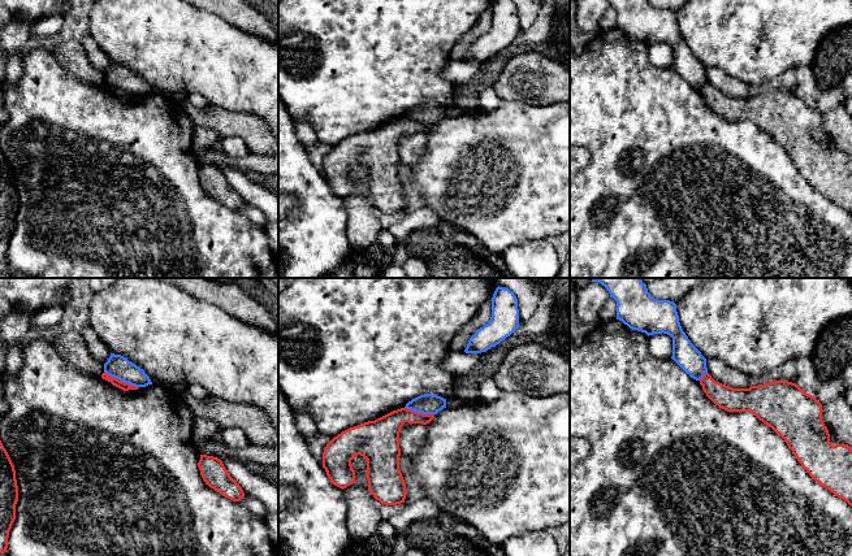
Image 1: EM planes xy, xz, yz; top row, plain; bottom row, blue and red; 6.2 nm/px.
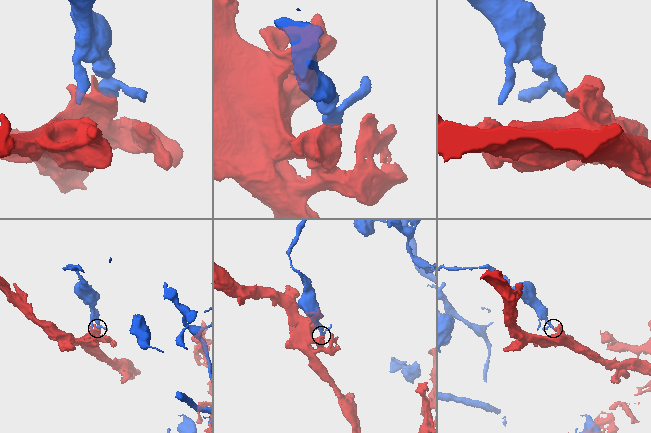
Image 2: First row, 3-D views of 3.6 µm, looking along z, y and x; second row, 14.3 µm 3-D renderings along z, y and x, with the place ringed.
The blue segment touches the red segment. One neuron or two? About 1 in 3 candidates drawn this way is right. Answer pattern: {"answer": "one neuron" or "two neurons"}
{"answer": "two neurons"}

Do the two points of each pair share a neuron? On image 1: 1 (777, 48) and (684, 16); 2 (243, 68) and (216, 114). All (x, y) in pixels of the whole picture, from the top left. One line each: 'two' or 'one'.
1: one
2: two

